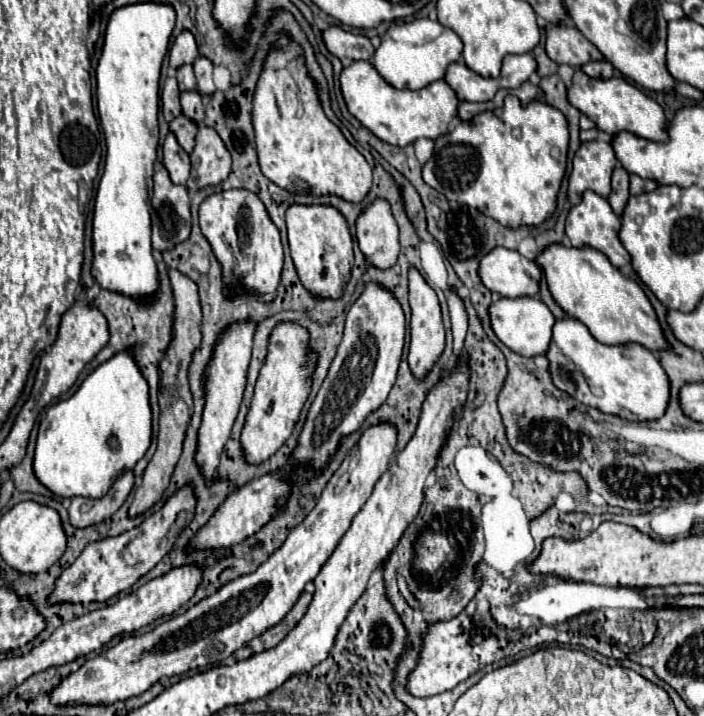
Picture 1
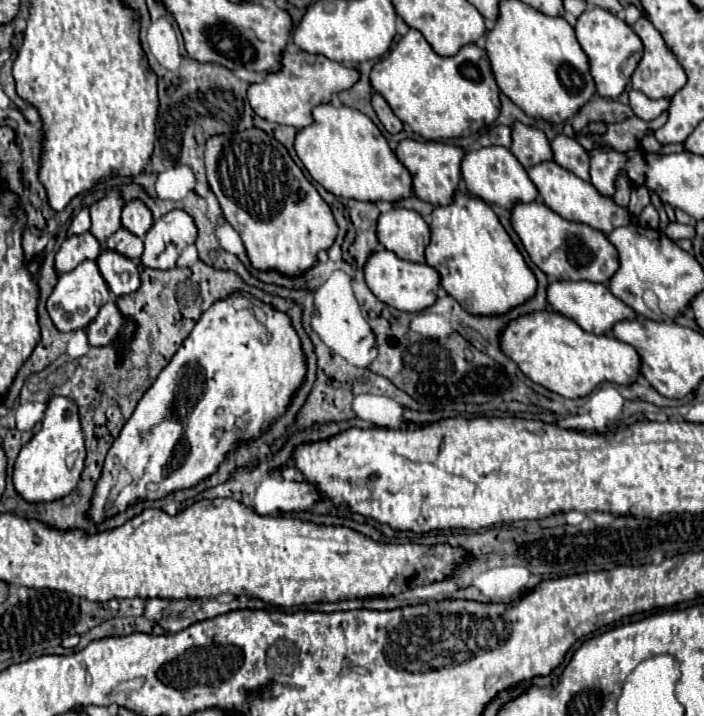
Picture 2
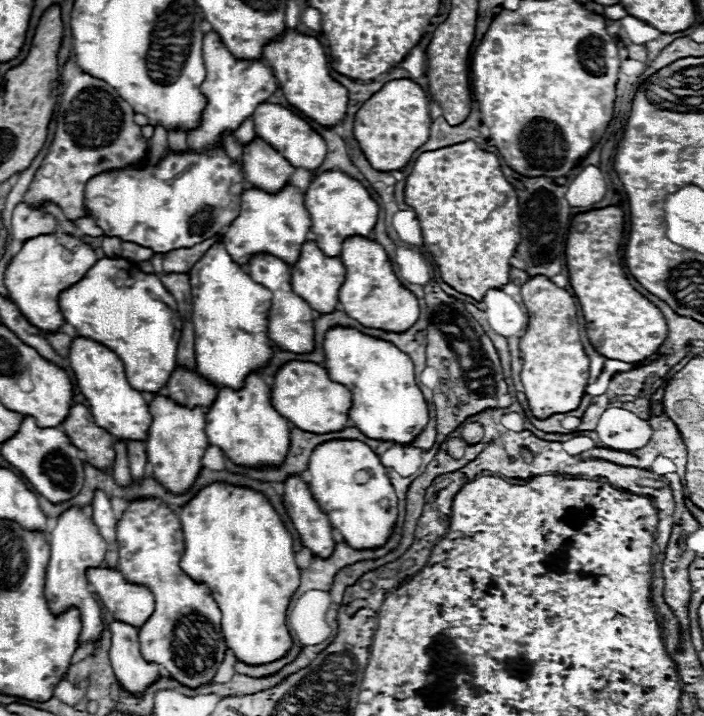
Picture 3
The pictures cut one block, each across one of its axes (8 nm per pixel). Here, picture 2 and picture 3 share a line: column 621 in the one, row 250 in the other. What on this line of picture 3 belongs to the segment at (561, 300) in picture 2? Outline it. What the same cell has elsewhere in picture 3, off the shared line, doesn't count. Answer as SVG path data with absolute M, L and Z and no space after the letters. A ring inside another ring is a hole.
M304 242L298 260L290 266L290 284L294 292L304 298L316 312L332 312L338 306L338 290L344 282L344 274L346 270L340 258L330 258L314 242Z

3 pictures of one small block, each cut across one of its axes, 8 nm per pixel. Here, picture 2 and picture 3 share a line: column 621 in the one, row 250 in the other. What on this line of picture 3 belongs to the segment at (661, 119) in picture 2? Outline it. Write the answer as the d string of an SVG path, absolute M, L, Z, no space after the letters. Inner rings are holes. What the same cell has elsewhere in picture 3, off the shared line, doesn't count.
M122 242L122 258L128 258L128 260L132 260L132 262L142 262L142 260L148 260L152 254L154 254L154 252L152 252L150 248Z

